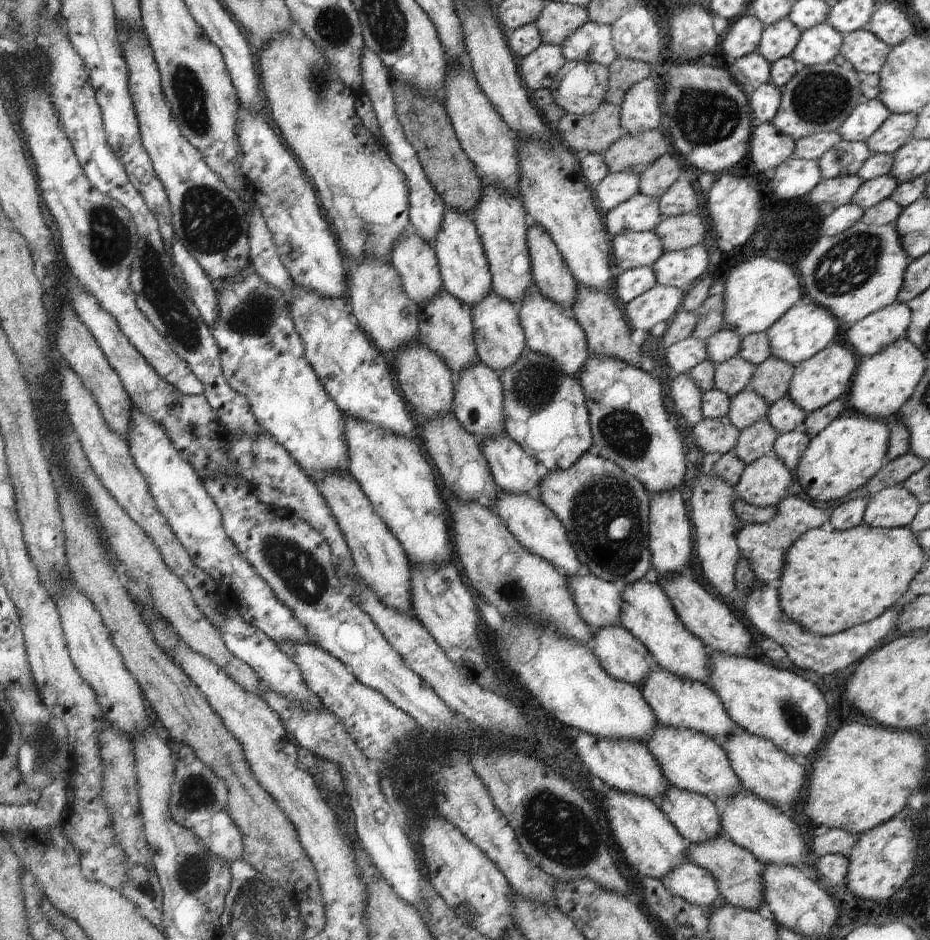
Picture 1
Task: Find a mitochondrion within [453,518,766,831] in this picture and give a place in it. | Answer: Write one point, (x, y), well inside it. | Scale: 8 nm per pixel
(512, 595)

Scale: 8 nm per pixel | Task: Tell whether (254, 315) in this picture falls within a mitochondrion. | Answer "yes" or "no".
yes

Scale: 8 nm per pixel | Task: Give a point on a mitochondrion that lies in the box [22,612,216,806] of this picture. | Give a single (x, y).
(48, 748)

